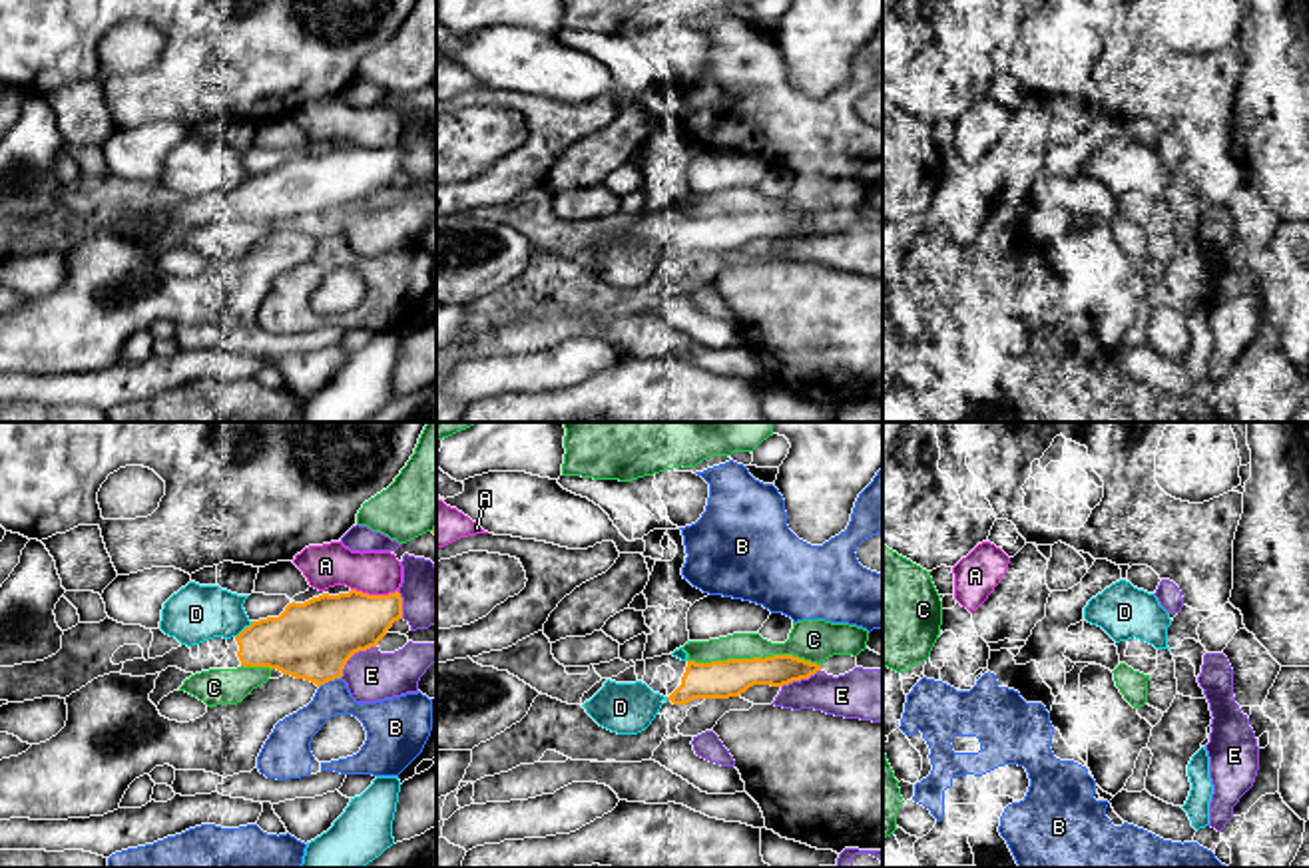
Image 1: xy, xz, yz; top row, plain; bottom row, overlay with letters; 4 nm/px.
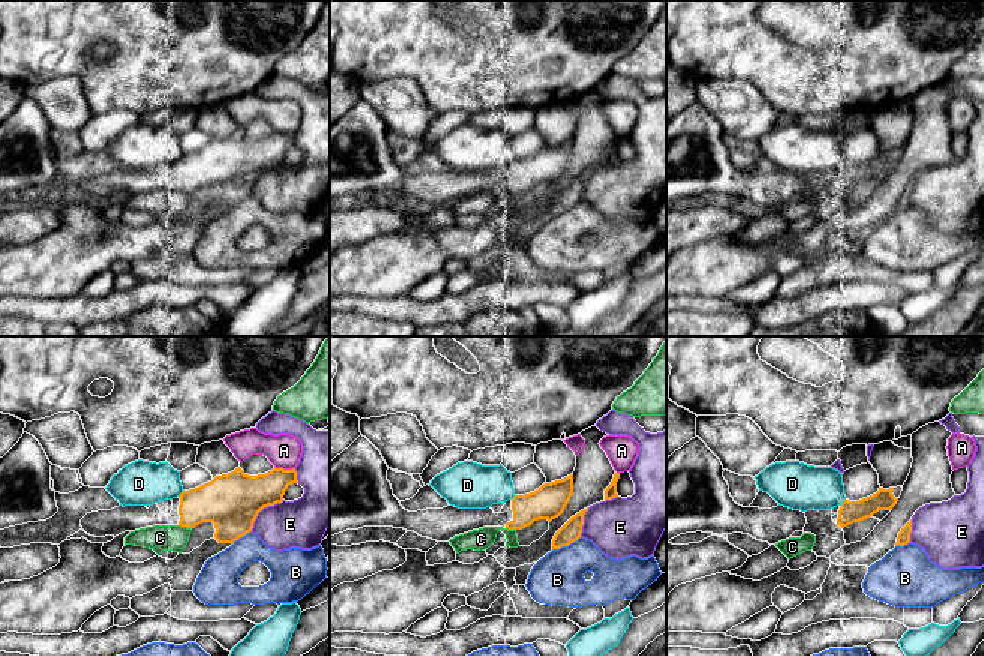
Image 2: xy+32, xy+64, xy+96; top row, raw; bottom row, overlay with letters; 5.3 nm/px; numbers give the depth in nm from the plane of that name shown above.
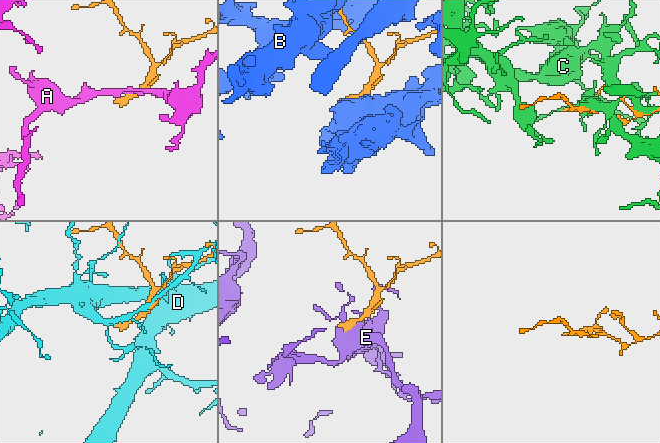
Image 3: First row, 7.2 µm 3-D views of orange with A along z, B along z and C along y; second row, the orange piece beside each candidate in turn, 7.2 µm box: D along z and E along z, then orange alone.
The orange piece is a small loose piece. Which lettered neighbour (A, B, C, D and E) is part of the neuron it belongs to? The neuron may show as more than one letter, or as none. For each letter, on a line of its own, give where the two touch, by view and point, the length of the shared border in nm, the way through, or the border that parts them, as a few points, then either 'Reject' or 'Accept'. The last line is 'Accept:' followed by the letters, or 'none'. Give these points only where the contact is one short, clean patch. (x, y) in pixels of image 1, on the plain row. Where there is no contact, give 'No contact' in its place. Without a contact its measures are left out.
A: Touches orange at xy (375, 150). Shared border 190 nm. Reject
B: Touches orange at xy (329, 233). Shared border 100 nm. Boundary: xy (339, 231), (319, 241). Reject
C: Touches orange at xz (754, 212). Shared border 550 nm. Reject
D: Touches orange at xy (244, 184). Shared border 100 nm. Reject
E: Touches orange at xy (353, 208). Shared border 200 nm. Reject
Accept: none

